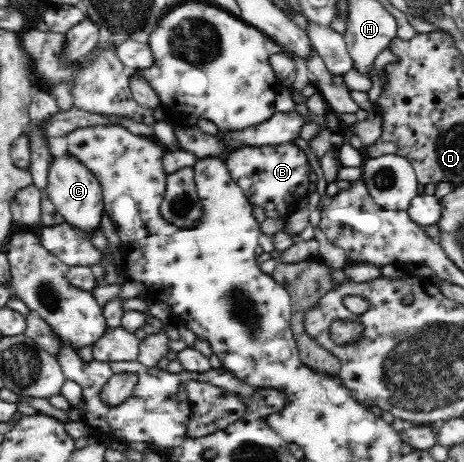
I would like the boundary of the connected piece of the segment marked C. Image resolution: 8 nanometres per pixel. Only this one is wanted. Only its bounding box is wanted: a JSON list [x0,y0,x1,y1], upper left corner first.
[47,153,105,237]

